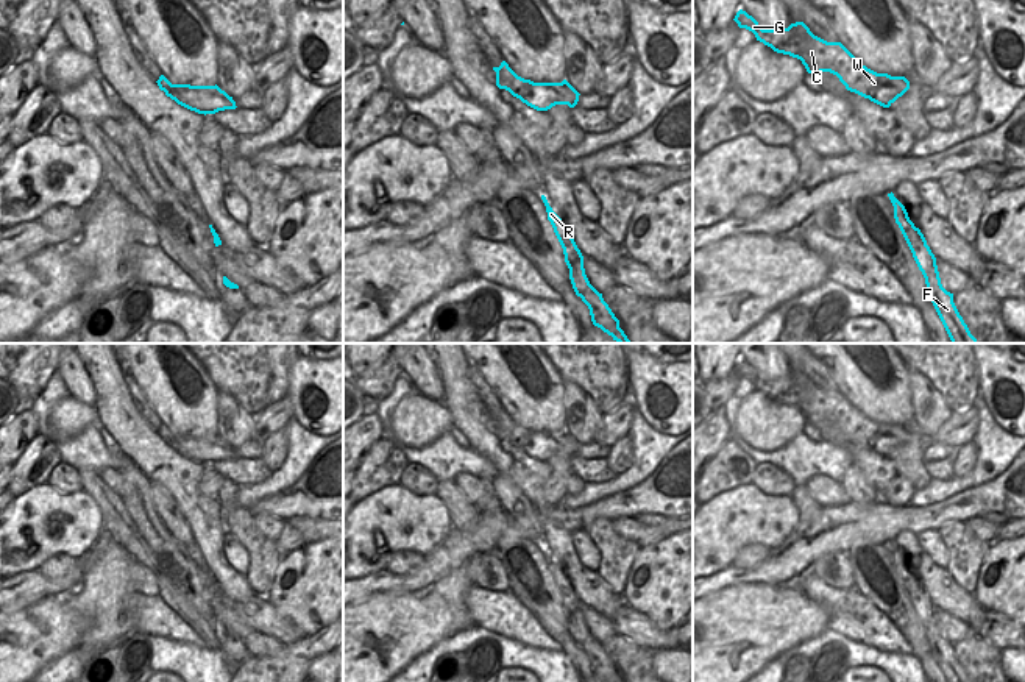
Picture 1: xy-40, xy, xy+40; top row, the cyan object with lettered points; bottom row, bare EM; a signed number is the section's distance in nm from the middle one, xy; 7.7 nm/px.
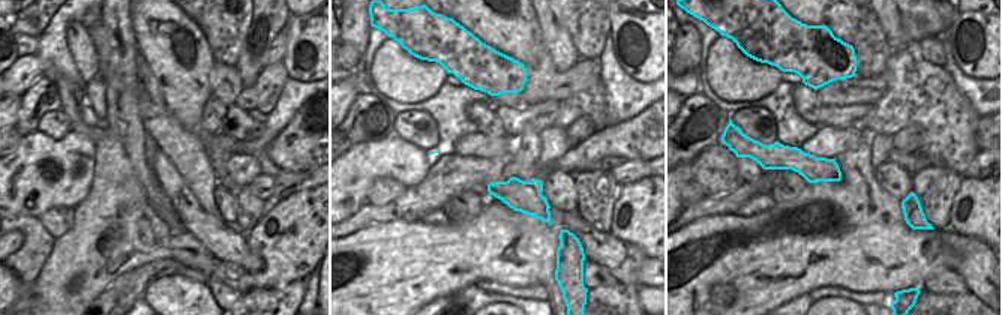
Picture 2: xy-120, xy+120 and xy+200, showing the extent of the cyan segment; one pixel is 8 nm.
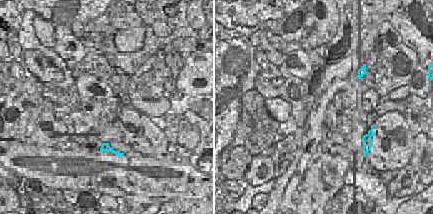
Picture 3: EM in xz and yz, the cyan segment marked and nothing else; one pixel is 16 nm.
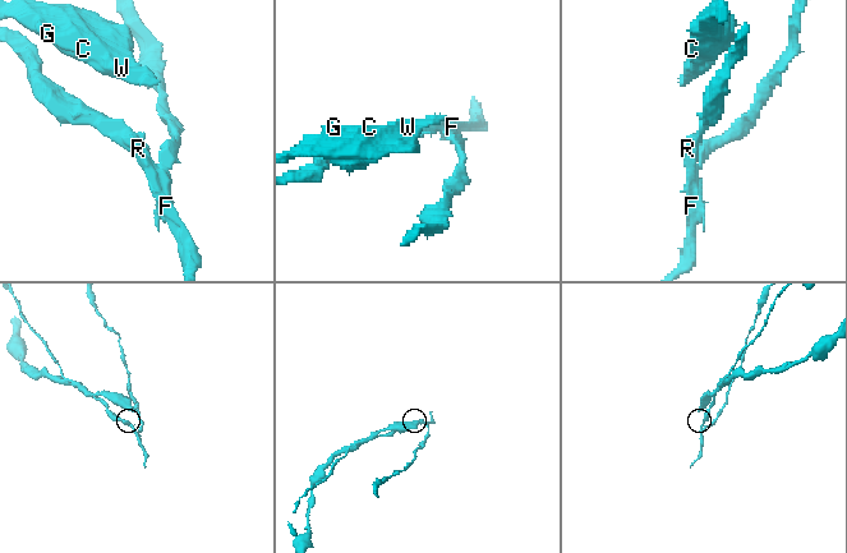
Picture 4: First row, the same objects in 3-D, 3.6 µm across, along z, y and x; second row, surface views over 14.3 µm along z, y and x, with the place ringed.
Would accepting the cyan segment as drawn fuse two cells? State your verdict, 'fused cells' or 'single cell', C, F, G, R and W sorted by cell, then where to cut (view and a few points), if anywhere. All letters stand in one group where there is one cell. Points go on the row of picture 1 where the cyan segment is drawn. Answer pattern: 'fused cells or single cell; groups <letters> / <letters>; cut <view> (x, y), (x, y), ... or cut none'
fused cells; groups C G R W / F; cut xy+40 (925, 242), (913, 255)

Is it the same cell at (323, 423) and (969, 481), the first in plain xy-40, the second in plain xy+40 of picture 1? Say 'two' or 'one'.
two

